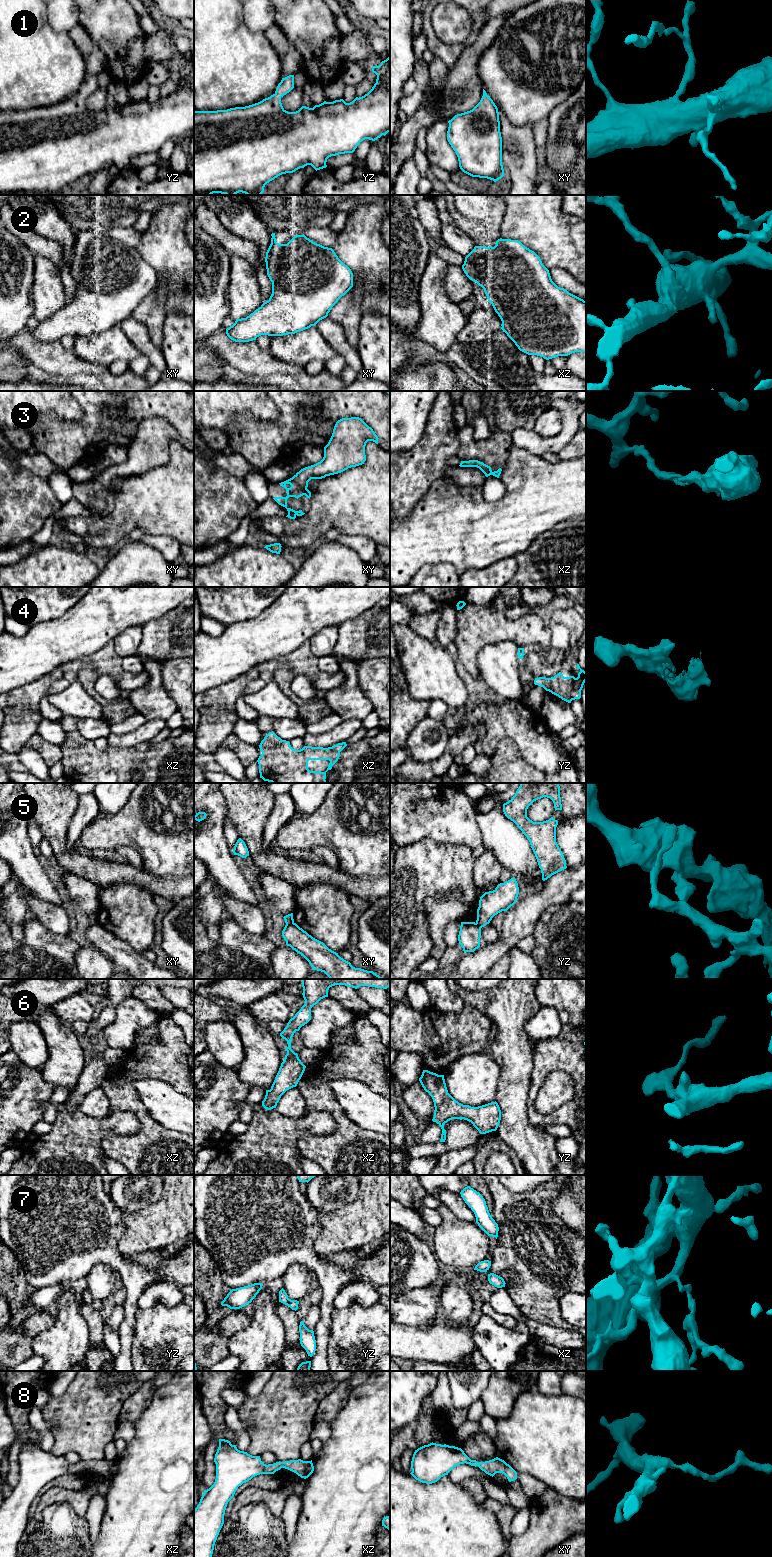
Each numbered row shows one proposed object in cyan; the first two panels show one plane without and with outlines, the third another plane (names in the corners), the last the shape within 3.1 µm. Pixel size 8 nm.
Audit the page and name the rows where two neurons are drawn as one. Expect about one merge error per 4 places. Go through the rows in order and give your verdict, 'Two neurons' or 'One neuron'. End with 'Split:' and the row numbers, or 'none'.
1: One neuron
2: One neuron
3: Two neurons
4: One neuron
5: Two neurons
6: One neuron
7: One neuron
8: One neuron
Split: 3, 5

